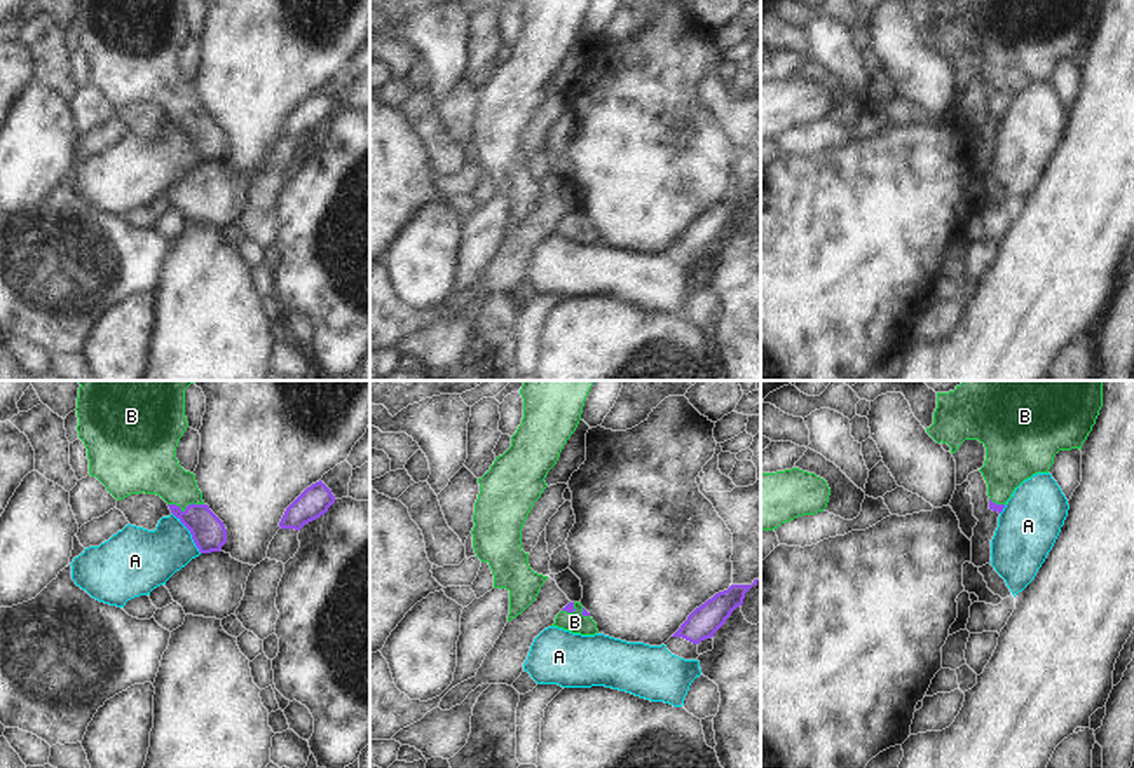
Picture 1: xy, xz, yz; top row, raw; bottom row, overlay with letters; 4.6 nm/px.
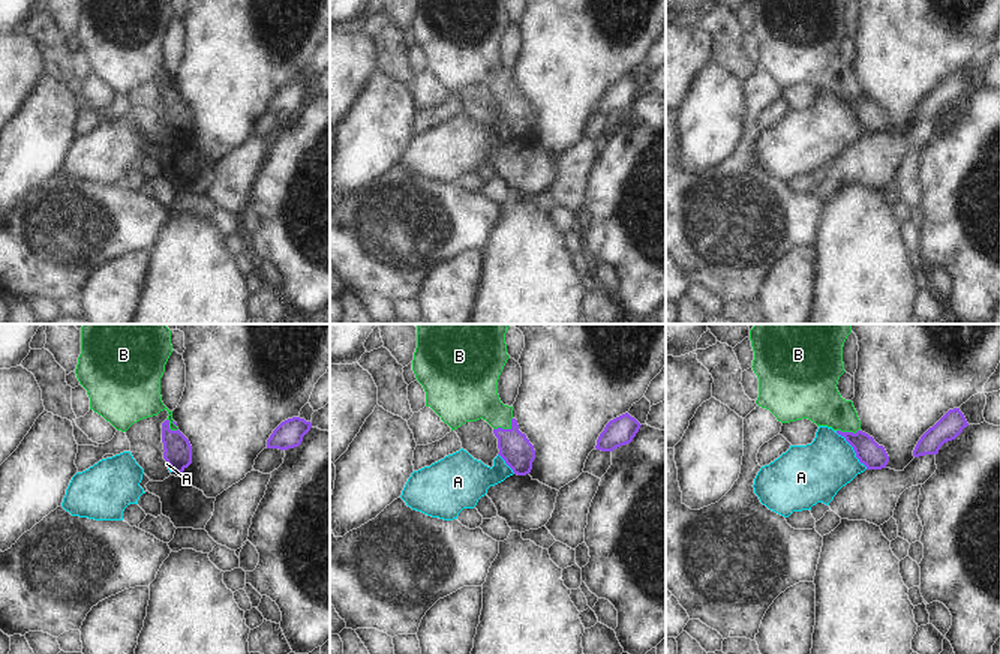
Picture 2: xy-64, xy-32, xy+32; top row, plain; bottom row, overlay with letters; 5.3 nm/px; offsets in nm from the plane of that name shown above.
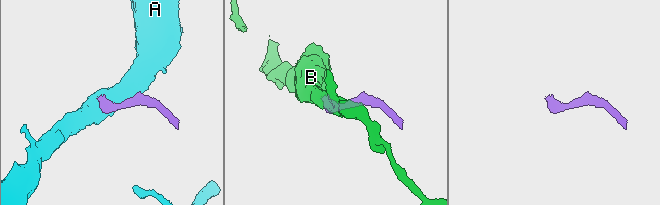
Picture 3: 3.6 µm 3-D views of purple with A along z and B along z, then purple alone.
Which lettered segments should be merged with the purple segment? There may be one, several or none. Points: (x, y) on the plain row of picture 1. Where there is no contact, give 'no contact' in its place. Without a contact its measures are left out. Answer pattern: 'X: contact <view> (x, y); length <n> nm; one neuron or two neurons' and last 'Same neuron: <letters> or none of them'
A: contact xy (191, 142); length 240 nm; two neurons
B: contact xy (187, 116); length 170 nm; one neuron
Same neuron: B

